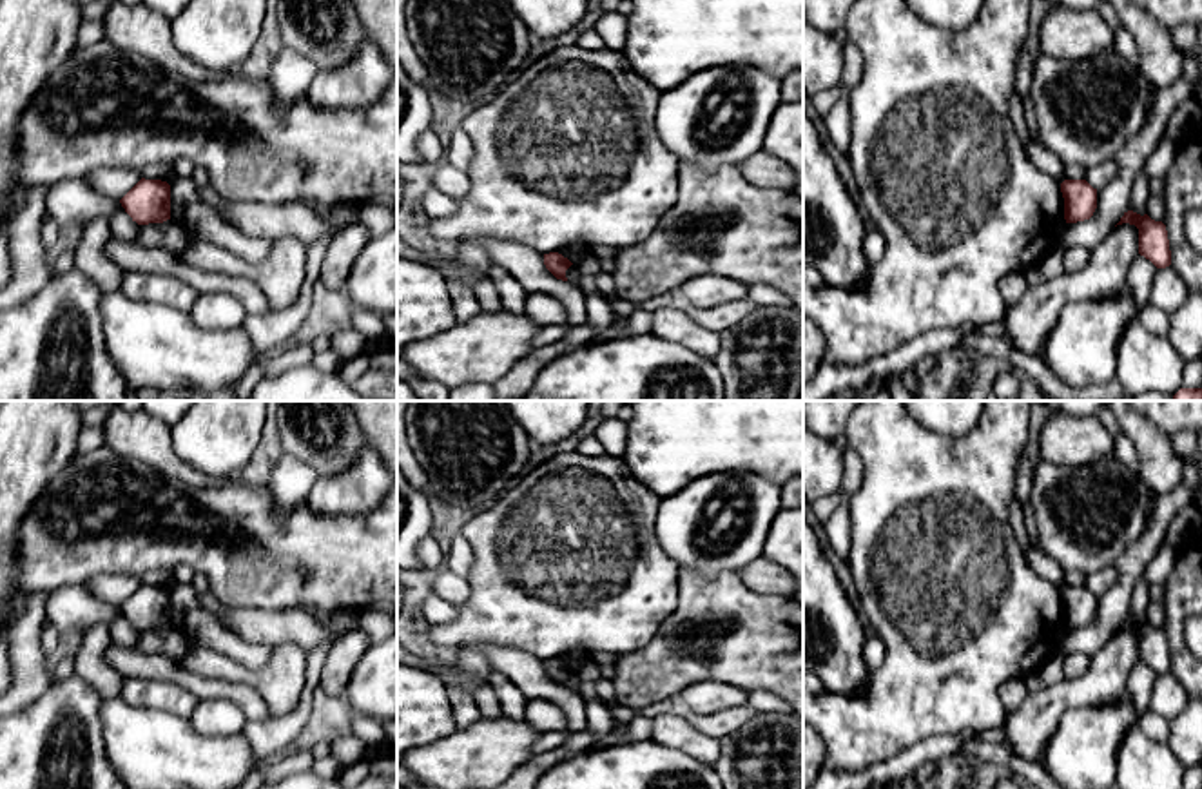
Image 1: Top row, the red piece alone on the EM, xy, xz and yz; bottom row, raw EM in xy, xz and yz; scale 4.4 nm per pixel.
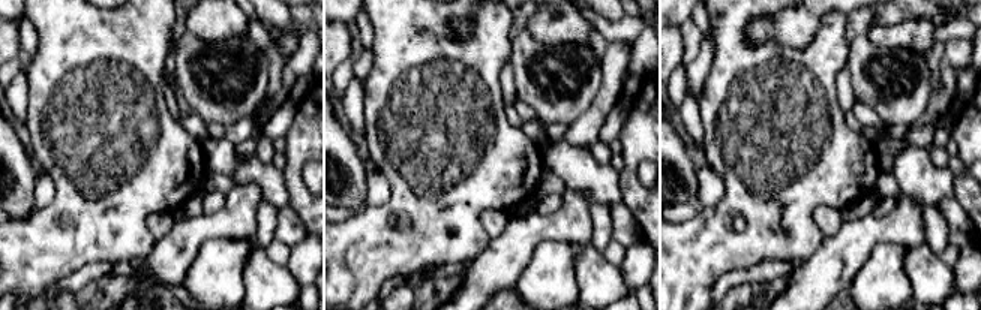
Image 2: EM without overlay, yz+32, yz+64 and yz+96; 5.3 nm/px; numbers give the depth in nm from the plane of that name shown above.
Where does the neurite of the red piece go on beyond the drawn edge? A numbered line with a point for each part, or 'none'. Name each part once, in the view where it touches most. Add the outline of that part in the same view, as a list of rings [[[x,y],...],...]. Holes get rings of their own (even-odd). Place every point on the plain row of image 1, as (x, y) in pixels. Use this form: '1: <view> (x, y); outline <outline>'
none

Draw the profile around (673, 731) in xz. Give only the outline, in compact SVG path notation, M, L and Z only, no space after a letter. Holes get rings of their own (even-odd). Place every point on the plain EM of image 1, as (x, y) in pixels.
M665 713L651 720L651 740L712 765L720 756L720 738L698 731L683 715Z

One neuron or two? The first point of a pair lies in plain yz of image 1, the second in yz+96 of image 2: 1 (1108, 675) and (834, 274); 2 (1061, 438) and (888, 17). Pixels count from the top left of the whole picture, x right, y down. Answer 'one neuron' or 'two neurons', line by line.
1: one neuron
2: two neurons

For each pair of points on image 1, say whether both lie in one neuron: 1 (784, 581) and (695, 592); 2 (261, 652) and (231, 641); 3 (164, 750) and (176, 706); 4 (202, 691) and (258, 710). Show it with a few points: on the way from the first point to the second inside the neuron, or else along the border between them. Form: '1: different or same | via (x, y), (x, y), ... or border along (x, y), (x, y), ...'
1: different | border along (735, 574), (760, 594), (780, 594), (784, 597)
2: same | via (254, 652), (238, 648)
3: different | border along (133, 704), (144, 710), (167, 710), (187, 720)
4: same | via (216, 691), (232, 691), (243, 697)

